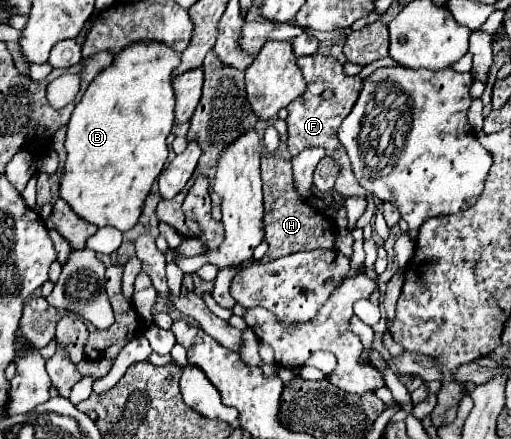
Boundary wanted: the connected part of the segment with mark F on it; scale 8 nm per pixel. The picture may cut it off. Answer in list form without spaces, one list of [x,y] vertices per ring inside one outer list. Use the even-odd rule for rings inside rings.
[[[315,53],[315,55],[307,55],[307,57],[299,57],[297,65],[303,71],[307,89],[301,97],[297,97],[295,101],[291,101],[291,105],[287,107],[289,117],[287,117],[287,125],[289,125],[289,139],[287,139],[287,149],[291,155],[299,155],[303,149],[309,147],[323,147],[327,151],[327,155],[331,159],[335,159],[341,167],[341,173],[337,177],[337,189],[339,195],[343,197],[365,197],[365,189],[361,189],[361,185],[357,183],[353,169],[351,169],[351,161],[343,149],[343,145],[337,139],[337,129],[341,127],[343,119],[349,115],[349,109],[353,107],[353,101],[357,101],[357,93],[361,91],[361,81],[359,77],[347,77],[343,73],[343,65],[339,67],[329,67],[327,65],[327,57]],[[325,89],[333,91],[331,99],[323,99],[321,93]]]

